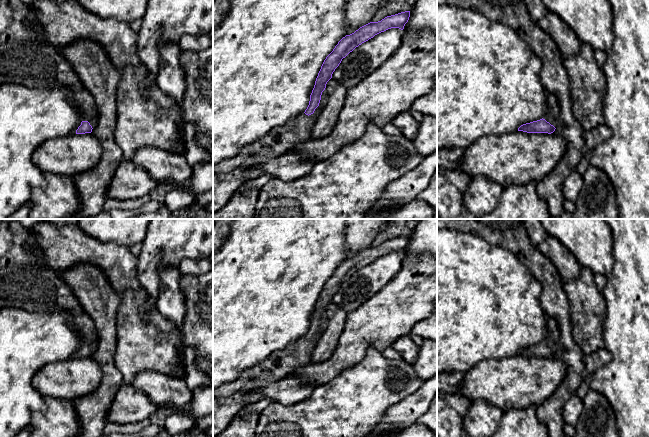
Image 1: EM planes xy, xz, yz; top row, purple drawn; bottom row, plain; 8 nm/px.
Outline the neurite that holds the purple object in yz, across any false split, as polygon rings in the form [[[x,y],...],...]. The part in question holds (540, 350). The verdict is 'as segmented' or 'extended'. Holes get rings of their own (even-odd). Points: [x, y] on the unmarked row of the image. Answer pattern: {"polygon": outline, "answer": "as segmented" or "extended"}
{"polygon": [[[547,317],[546,338],[537,345],[526,347],[518,352],[518,355],[527,357],[553,357],[557,352],[562,351],[563,347],[560,342],[560,327],[558,322]]], "answer": "extended"}

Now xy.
{"polygon": [[[32,265],[0,268],[1,307],[16,307],[43,313],[66,311],[73,317],[73,326],[82,337],[81,349],[74,357],[91,357],[98,346],[98,333],[93,319],[81,307],[78,299],[65,281],[49,268]]], "answer": "extended"}

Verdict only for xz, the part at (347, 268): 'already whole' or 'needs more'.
needs more

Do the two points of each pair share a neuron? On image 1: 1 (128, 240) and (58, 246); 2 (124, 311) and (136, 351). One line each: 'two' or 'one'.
1: two
2: one

